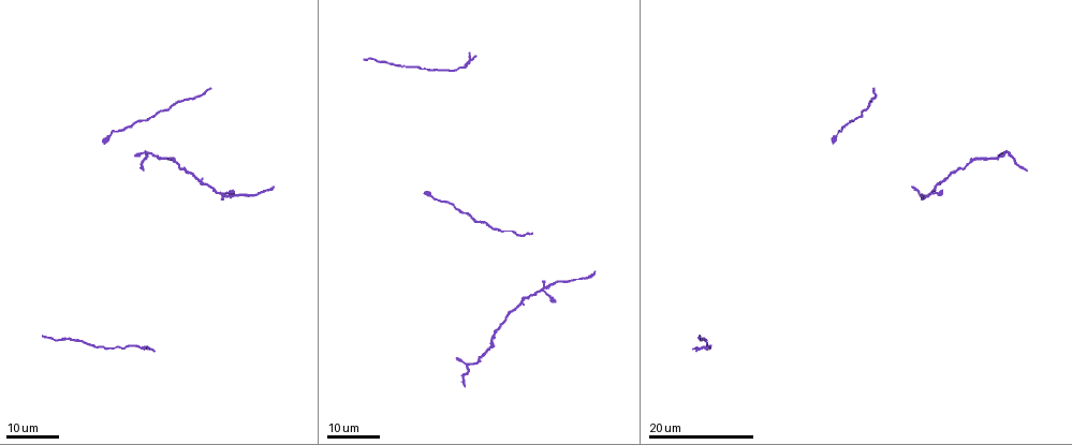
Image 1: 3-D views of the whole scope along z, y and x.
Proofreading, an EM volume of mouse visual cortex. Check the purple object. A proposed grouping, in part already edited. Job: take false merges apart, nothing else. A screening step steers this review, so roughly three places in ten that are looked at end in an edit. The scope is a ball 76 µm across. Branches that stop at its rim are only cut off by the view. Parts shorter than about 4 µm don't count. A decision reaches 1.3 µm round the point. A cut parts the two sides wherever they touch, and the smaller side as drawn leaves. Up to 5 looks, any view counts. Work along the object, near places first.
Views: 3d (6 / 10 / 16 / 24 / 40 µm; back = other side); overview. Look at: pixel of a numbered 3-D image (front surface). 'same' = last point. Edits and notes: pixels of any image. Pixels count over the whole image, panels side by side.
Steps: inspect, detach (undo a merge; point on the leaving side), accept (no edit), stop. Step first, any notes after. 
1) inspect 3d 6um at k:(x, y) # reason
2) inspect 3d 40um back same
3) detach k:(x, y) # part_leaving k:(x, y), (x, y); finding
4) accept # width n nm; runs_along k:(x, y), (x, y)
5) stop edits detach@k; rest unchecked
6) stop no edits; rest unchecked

inspect 3d 16um at 1:(544, 288) # four or more arms meet

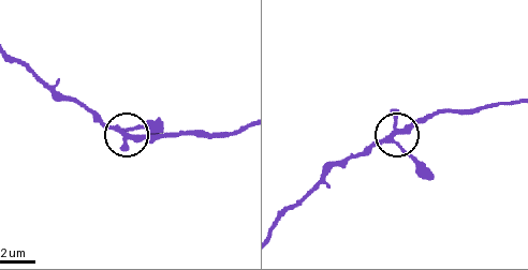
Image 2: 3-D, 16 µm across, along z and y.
inspect 3d 6um at 2:(395, 134) # closer look

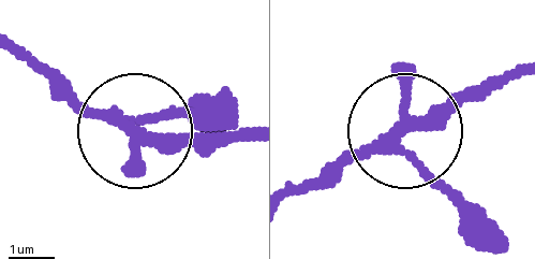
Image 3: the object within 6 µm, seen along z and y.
accept # all the same neuron

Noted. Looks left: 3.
inspect 3d 16um at 1:(201, 183) # two arms at a narrow angle

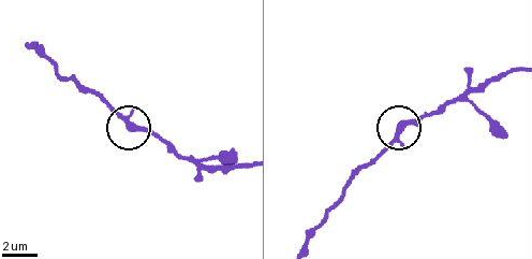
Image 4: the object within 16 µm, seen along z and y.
inspect 3d 6um at 4:(132, 126)

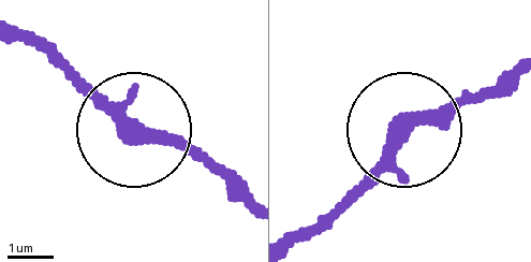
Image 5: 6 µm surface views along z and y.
accept # all the same neuron

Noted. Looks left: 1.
stop no edits; rest unchecked

